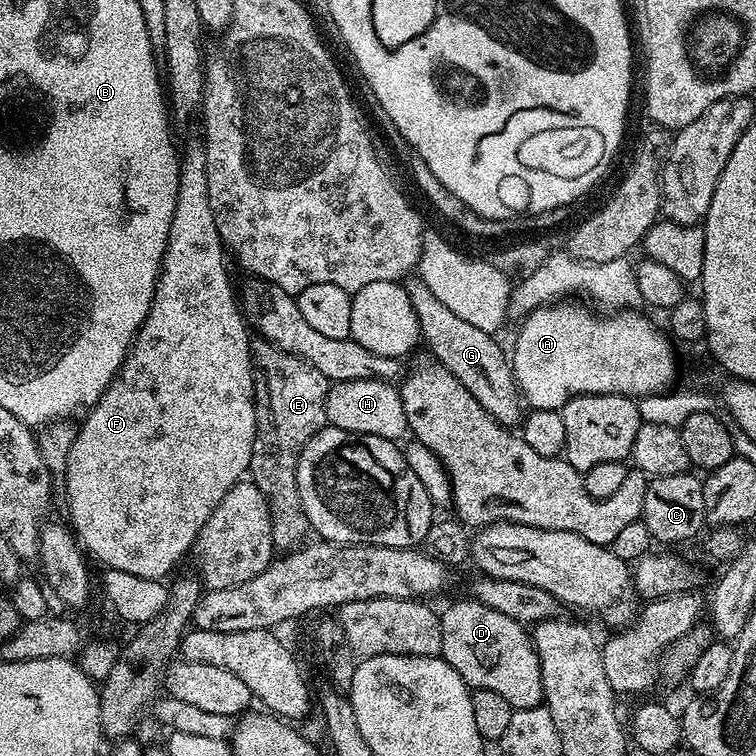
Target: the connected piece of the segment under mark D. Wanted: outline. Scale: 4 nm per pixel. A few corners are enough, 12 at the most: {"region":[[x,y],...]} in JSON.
{"region":[[465,598],[439,613],[440,656],[515,709],[544,699],[525,625]]}

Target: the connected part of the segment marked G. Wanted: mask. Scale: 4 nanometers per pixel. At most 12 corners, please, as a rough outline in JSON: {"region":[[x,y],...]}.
{"region":[[419,278],[410,306],[433,357],[505,426],[522,420],[497,337],[442,306]]}

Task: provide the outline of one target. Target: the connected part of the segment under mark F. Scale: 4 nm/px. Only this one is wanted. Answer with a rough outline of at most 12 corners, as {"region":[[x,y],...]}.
{"region":[[182,152],[156,293],[68,455],[70,527],[163,581],[252,467],[250,325]]}

